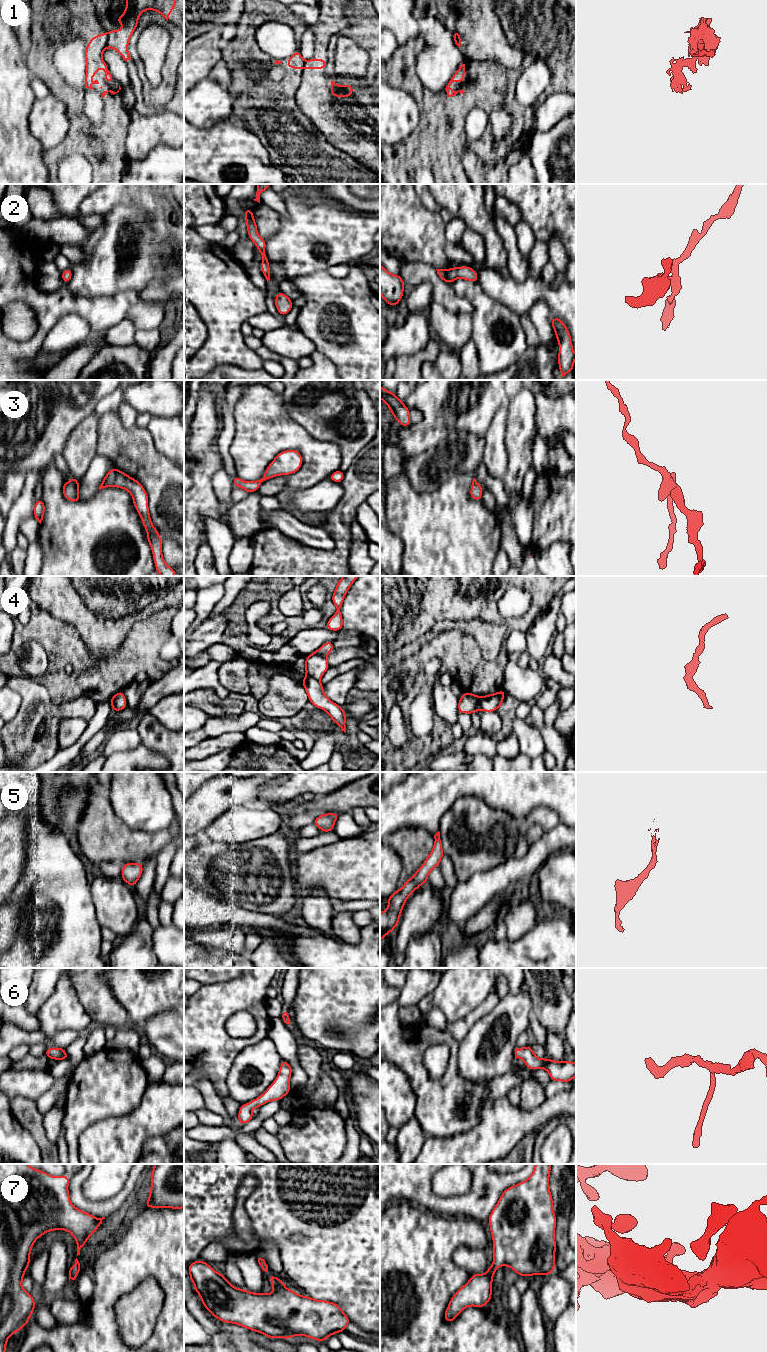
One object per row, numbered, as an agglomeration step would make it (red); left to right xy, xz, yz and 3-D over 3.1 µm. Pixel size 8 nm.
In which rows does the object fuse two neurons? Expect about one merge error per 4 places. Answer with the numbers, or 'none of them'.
1, 4

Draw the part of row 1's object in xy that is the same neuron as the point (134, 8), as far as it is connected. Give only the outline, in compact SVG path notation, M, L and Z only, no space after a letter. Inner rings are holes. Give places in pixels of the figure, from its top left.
M127 0L123 15L115 18L115 22L123 25L123 29L106 32L107 47L118 51L125 61L132 60L128 53L128 43L137 28L138 17L149 9L159 12L168 21L176 5L177 0Z

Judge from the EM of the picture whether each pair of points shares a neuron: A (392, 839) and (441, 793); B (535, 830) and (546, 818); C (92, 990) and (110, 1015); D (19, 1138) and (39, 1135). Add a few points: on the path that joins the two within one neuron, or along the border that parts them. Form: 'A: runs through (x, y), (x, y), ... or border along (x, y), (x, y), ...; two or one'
A: border along (428, 830), (422, 827), (400, 827), (390, 834); two
B: border along (544, 832), (539, 825), (532, 824), (524, 835); two
C: runs through (96, 996), (104, 1009); one
D: border along (16, 1118), (31, 1135), (41, 1153); two

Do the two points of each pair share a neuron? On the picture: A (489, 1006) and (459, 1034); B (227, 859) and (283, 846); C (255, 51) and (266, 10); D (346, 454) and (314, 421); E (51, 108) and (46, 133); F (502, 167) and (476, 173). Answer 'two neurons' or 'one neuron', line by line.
A: one neuron
B: one neuron
C: one neuron
D: one neuron
E: one neuron
F: one neuron

